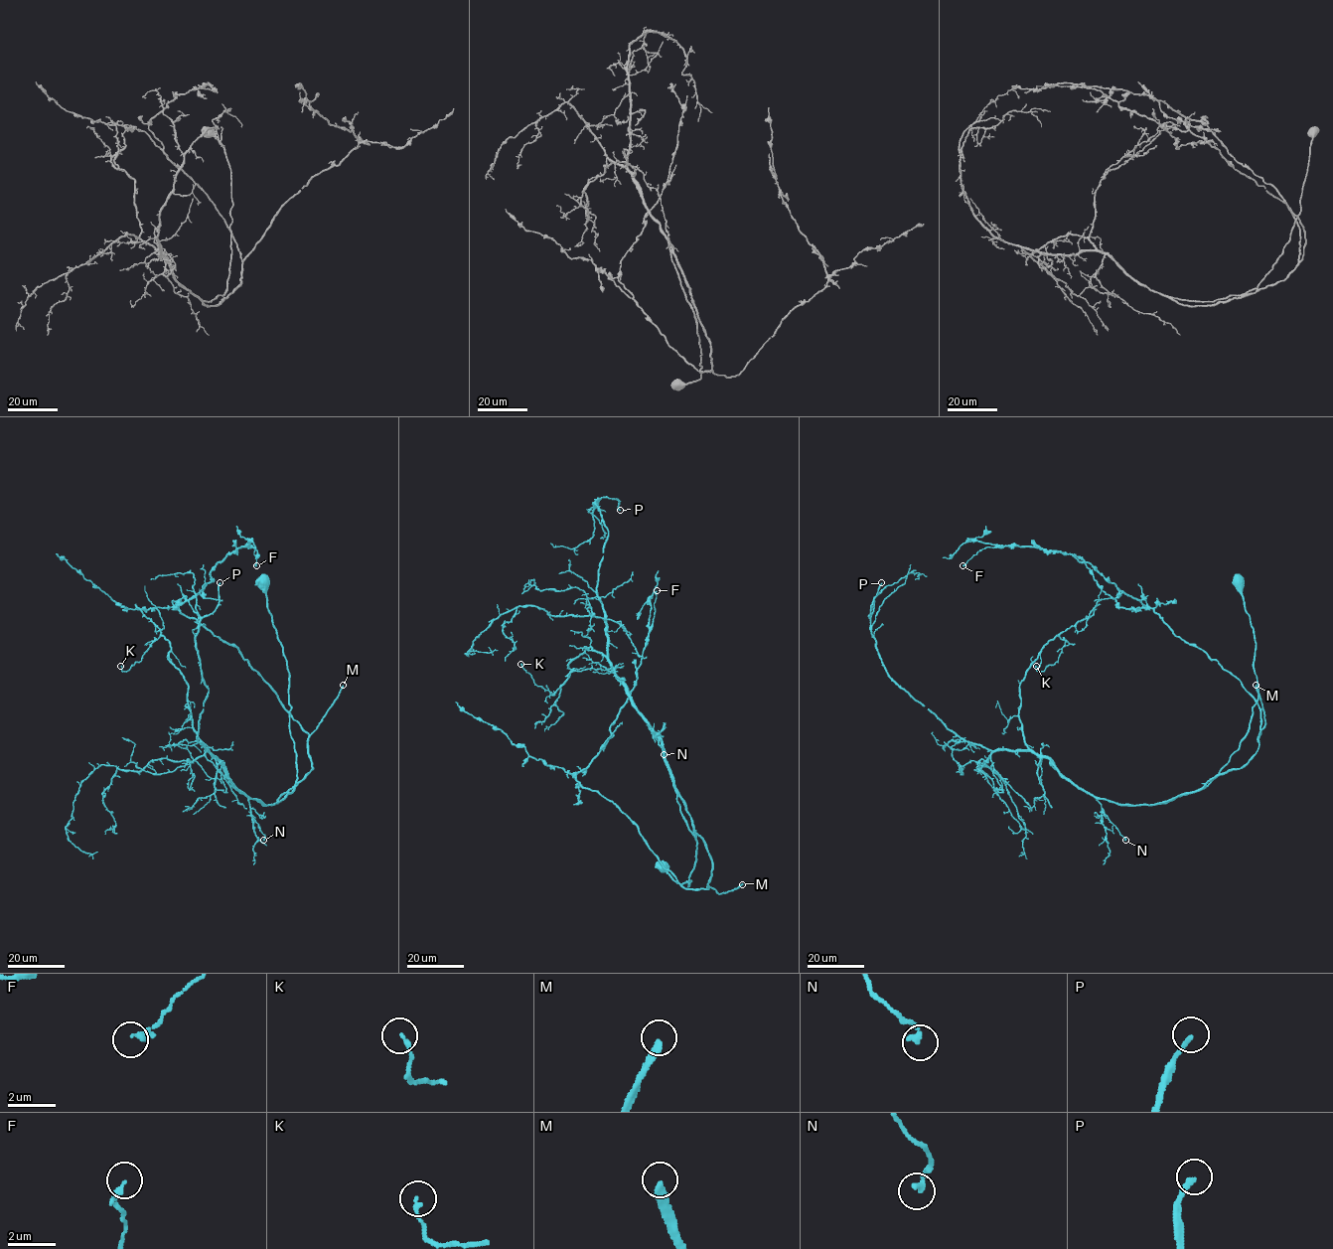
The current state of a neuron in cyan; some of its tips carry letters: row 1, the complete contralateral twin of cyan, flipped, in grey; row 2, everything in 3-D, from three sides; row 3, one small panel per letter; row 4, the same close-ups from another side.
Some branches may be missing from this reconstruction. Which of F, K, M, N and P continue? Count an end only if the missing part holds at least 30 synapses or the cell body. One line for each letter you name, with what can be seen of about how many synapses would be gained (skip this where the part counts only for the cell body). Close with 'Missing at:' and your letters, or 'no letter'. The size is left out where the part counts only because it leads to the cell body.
M: about 250 synapses
P: about 45 synapses
Missing at: M, P

